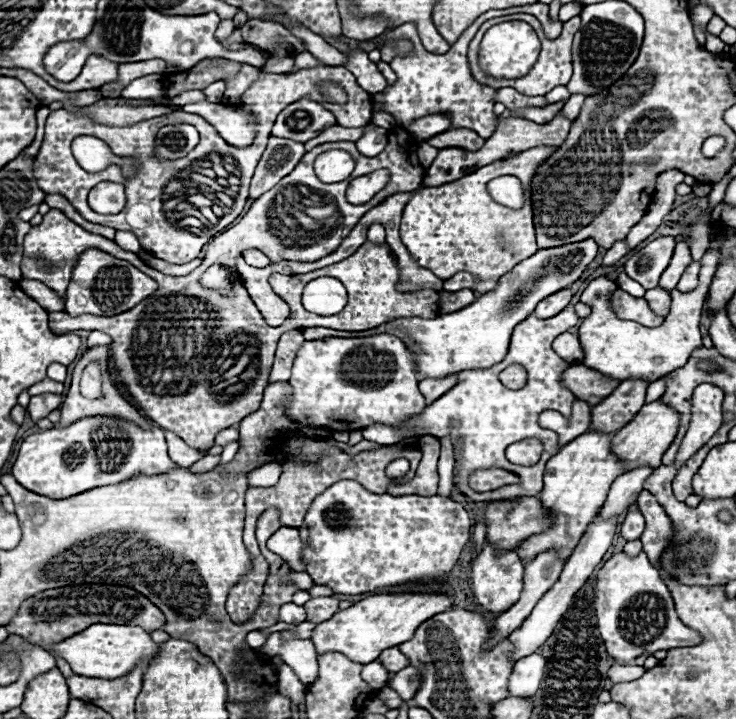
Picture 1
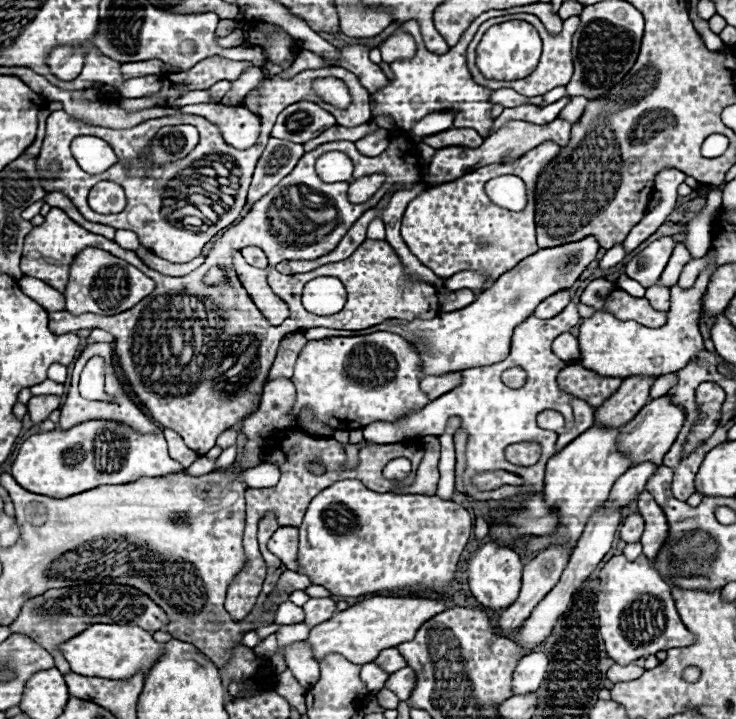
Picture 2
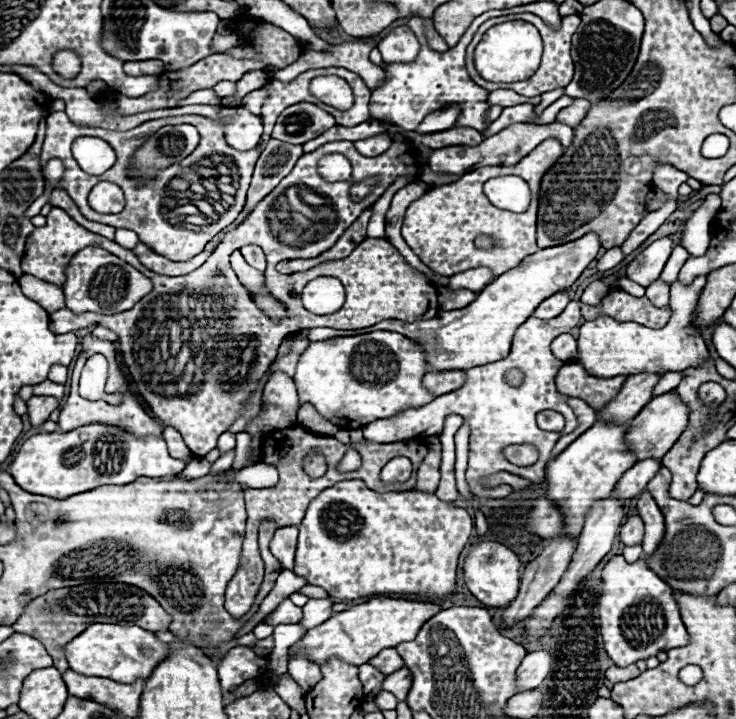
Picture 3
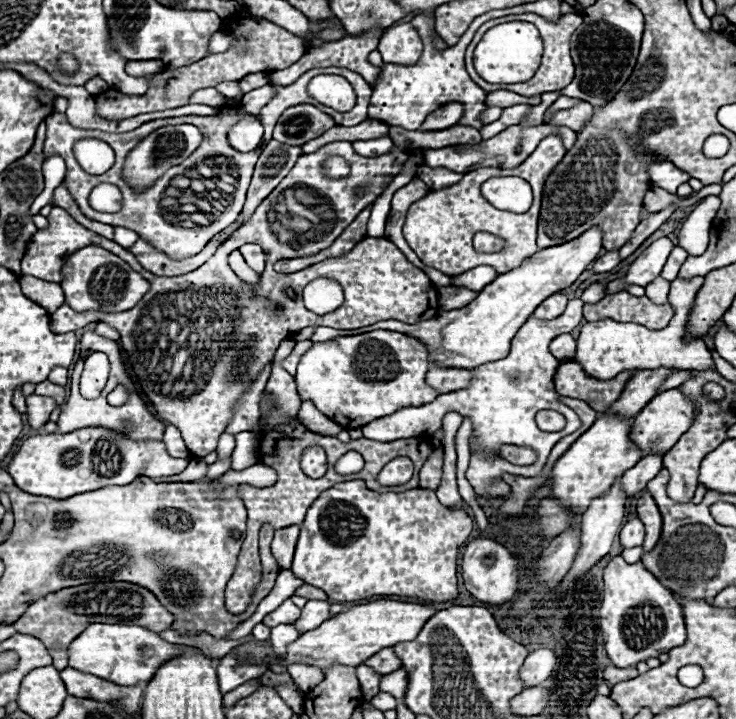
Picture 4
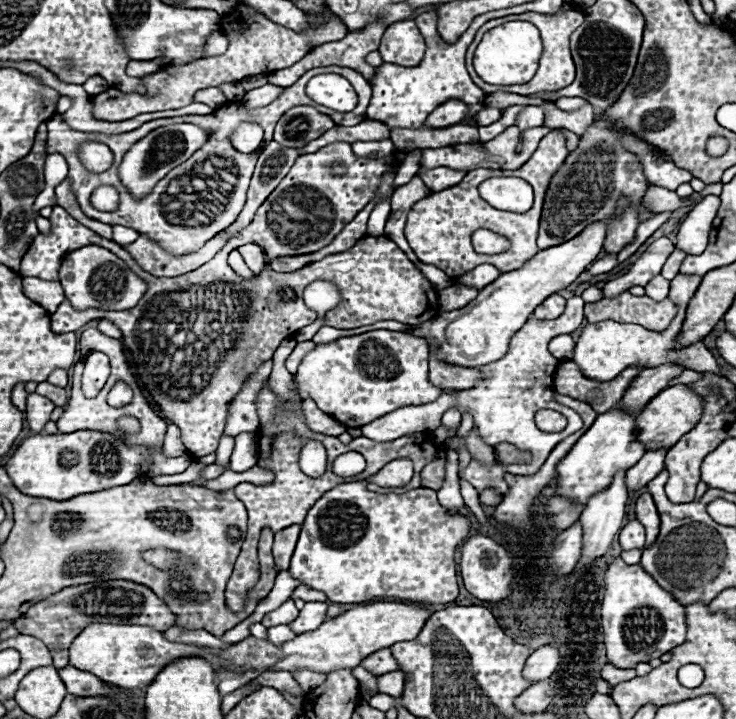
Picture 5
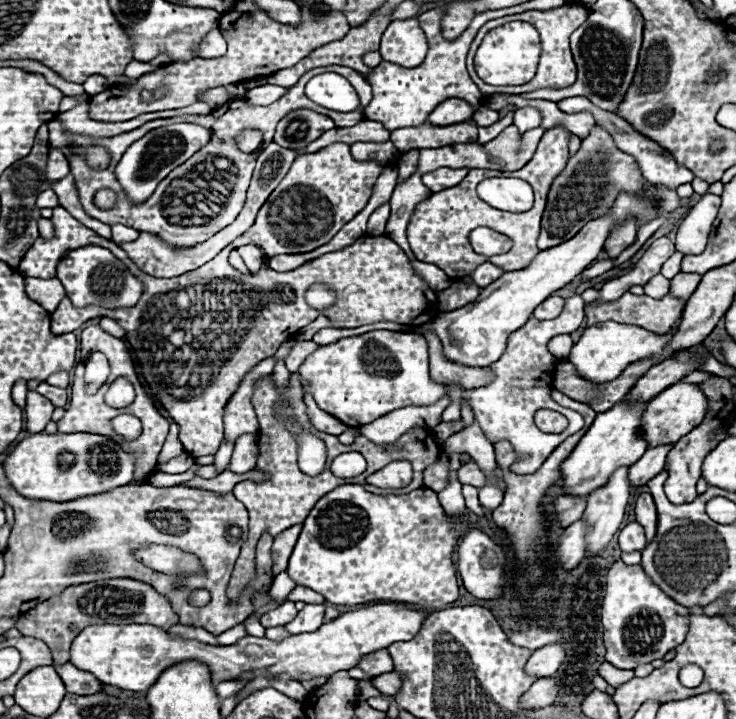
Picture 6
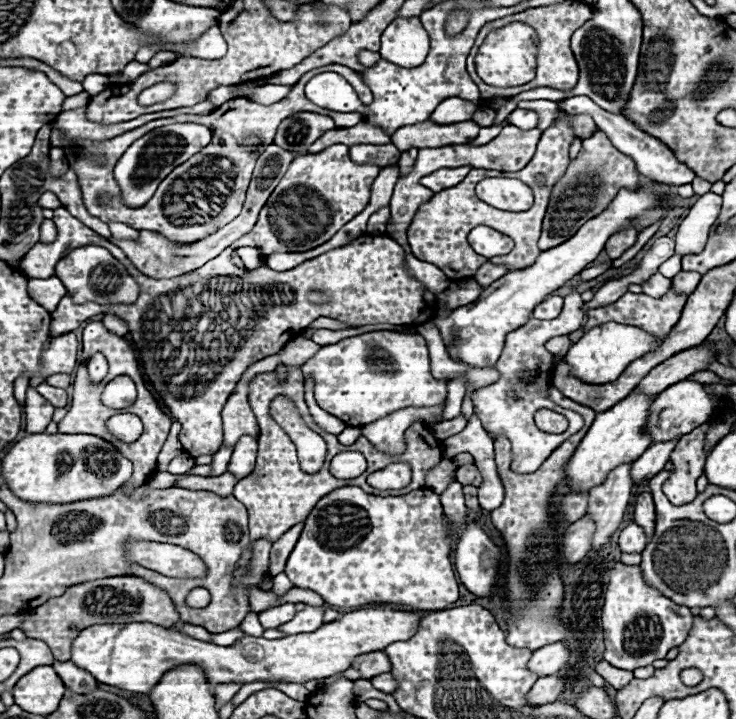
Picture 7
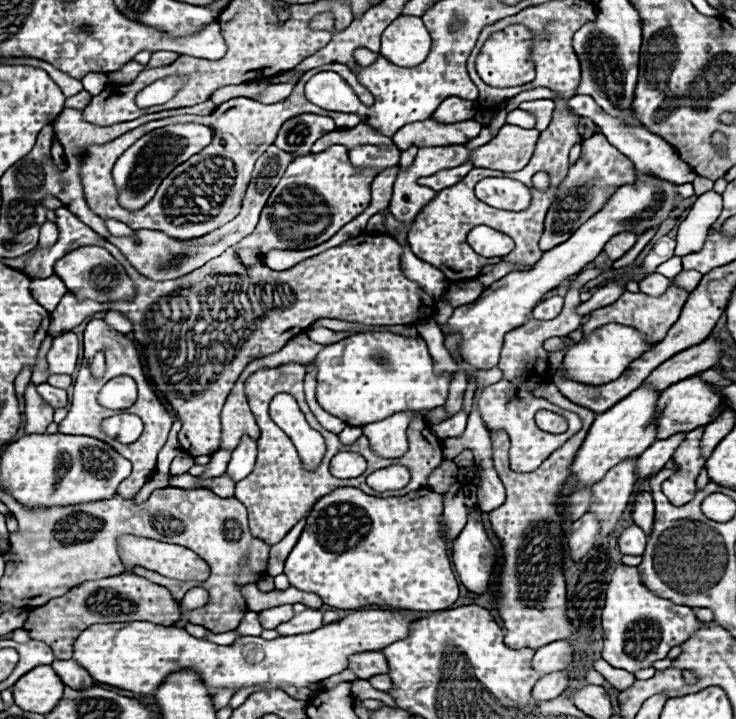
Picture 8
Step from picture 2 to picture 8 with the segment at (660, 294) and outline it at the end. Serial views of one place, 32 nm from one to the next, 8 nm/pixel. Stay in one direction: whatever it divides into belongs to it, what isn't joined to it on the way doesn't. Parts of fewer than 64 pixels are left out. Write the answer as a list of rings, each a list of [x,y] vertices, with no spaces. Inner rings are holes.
[[[650,274],[638,284],[640,284],[640,292],[650,294],[650,296],[660,296],[662,292],[666,292],[670,280],[666,276],[662,276],[662,274]]]

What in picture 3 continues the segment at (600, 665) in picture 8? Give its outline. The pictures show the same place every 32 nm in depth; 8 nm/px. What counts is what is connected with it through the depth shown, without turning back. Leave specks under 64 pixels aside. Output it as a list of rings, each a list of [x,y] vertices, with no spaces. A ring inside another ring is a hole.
[[[632,664],[632,666],[626,666],[626,668],[618,668],[618,666],[610,666],[608,672],[606,672],[606,678],[612,682],[612,684],[618,684],[618,682],[626,682],[626,680],[632,680],[640,676],[640,670]]]

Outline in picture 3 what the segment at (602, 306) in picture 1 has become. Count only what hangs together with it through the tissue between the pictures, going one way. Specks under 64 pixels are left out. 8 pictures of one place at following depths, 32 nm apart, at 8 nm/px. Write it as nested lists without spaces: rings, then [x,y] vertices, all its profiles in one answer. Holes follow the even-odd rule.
[[[706,276],[694,278],[690,284],[670,284],[672,296],[672,316],[670,322],[660,328],[644,328],[634,322],[616,322],[610,316],[600,316],[592,322],[584,322],[580,326],[578,336],[578,362],[592,374],[600,378],[614,378],[620,374],[638,374],[638,372],[680,372],[686,368],[700,368],[708,362],[708,348],[694,332],[692,318],[696,310],[698,296],[706,284]],[[592,282],[586,290],[584,290],[584,294],[582,294],[582,302],[584,304],[600,304],[602,302],[602,298],[608,294],[608,284],[604,284],[604,282]]]

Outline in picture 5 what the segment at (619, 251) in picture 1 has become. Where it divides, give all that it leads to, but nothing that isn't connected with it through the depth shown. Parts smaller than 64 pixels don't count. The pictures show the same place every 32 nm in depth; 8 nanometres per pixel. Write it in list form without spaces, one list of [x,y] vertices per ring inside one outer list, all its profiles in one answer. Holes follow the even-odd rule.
[[[604,256],[604,258],[600,258],[600,260],[596,260],[590,268],[588,268],[587,272],[593,276],[599,275],[602,273],[609,272],[616,266],[618,262],[616,262],[616,256]]]

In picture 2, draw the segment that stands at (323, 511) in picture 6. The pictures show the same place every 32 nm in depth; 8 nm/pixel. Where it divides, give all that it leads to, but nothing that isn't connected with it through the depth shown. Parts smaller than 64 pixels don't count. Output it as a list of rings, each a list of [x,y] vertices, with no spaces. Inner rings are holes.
[[[340,480],[336,484],[332,484],[330,488],[326,488],[324,492],[320,492],[308,506],[304,522],[300,526],[300,546],[298,546],[298,570],[300,574],[308,576],[312,584],[324,586],[326,590],[330,590],[332,596],[364,596],[364,594],[376,594],[382,590],[412,590],[416,594],[438,594],[444,596],[454,580],[454,572],[456,572],[456,564],[460,560],[460,554],[468,542],[472,534],[472,518],[468,514],[468,510],[464,510],[462,506],[458,506],[456,502],[450,500],[442,500],[438,496],[426,496],[426,494],[392,494],[392,492],[372,492],[368,490],[360,480]]]

